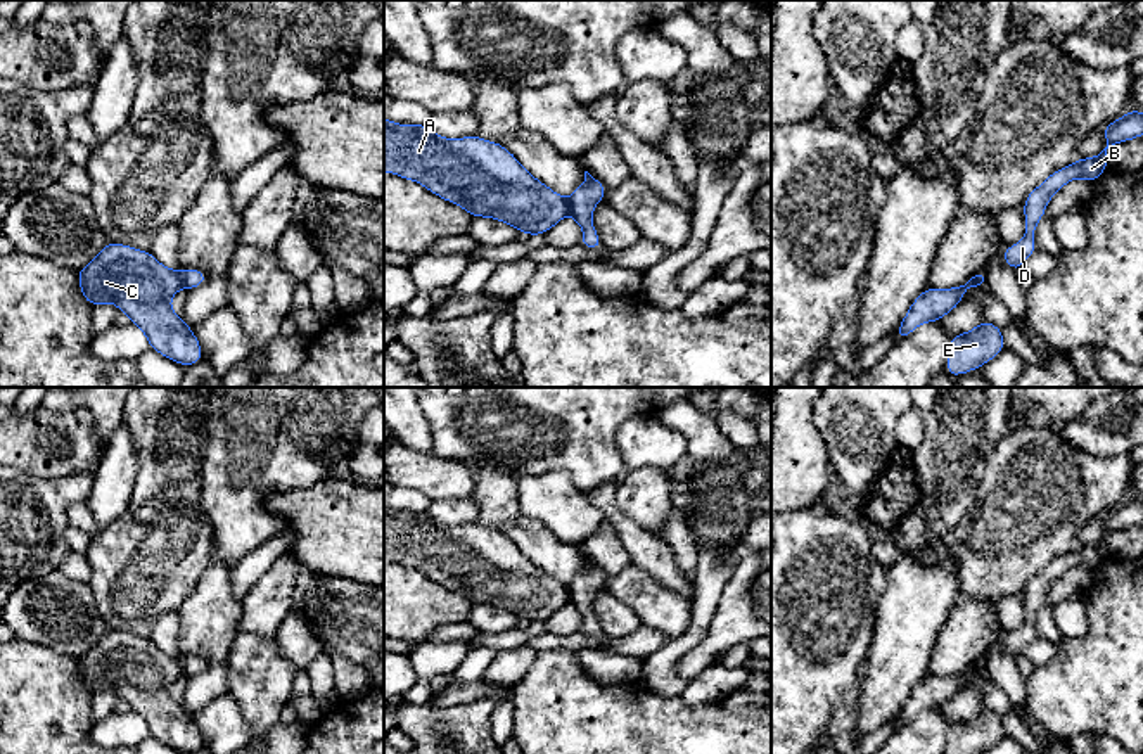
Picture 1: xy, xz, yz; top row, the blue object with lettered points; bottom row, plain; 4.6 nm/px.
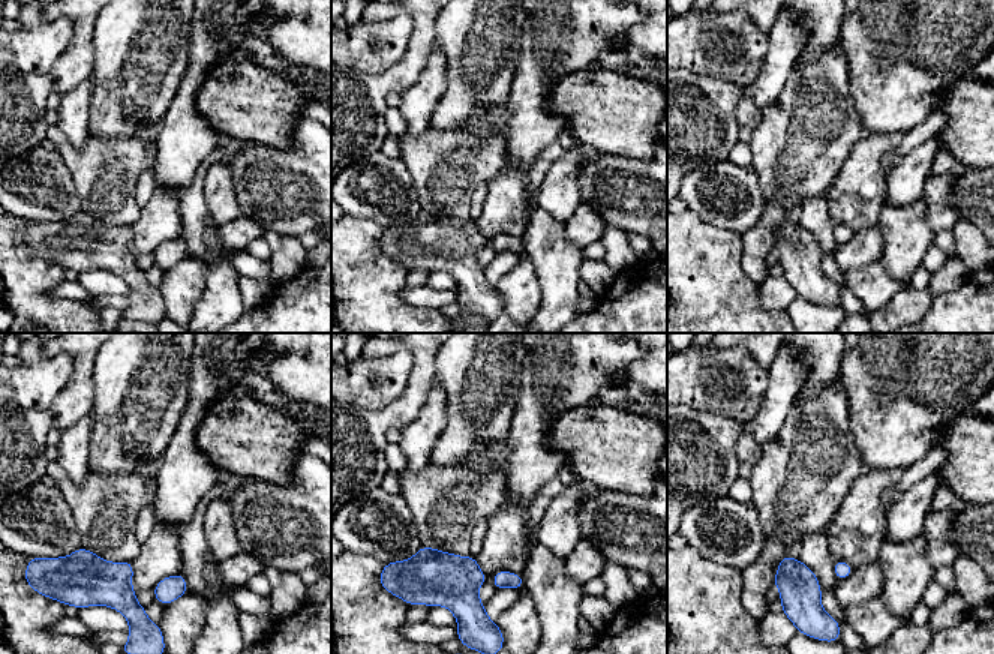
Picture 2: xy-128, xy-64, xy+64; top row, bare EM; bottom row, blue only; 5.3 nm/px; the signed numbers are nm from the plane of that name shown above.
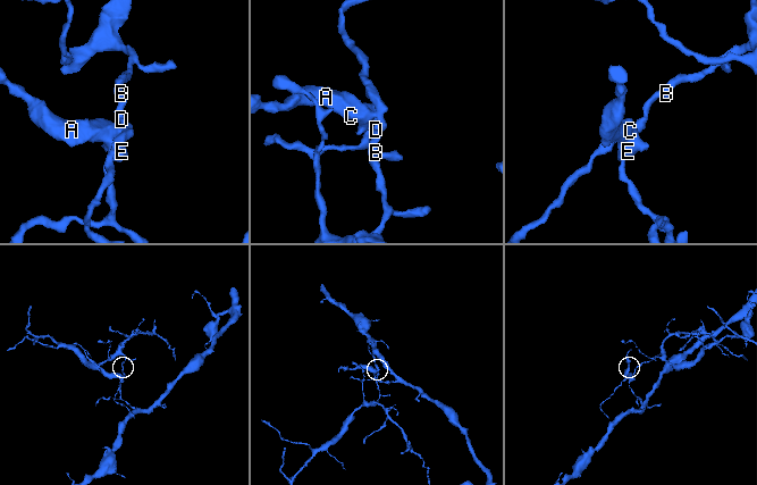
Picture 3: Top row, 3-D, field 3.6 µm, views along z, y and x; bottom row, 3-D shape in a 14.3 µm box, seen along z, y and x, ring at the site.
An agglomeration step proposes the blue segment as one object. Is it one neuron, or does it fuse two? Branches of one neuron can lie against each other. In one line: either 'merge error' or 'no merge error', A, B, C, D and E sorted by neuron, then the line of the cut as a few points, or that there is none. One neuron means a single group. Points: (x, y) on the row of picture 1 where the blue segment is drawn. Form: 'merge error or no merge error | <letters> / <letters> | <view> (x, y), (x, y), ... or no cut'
merge error | A C E / B D | xy (180, 274), (184, 286)

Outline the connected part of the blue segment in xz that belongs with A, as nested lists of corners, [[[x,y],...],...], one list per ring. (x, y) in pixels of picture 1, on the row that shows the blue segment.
[[[384,116],[384,171],[418,182],[472,218],[495,218],[531,237],[543,235],[571,214],[567,199],[536,180],[501,144],[479,135],[443,138],[427,125],[396,125]]]

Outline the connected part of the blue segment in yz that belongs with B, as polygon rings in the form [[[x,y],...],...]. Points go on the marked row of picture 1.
[[[1129,109],[1117,121],[1101,128],[1107,147],[1095,157],[1074,159],[1072,164],[1055,169],[1041,185],[1038,185],[1024,201],[1025,232],[1024,239],[1013,246],[1006,246],[1003,263],[1015,272],[1022,270],[1024,259],[1038,251],[1034,232],[1039,220],[1044,216],[1048,201],[1070,180],[1082,178],[1095,183],[1096,178],[1108,168],[1107,149],[1143,137],[1143,112]]]

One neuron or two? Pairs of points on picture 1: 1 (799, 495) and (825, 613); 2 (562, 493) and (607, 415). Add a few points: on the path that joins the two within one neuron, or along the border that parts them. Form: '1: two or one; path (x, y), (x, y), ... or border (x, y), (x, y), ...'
1: two; border (820, 500), (789, 512)
2: two; border (531, 474), (566, 472), (587, 493)

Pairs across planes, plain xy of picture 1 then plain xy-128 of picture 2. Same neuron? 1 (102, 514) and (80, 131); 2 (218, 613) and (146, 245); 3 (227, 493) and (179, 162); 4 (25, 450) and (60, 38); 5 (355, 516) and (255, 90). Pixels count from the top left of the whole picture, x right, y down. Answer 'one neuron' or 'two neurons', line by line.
1: one neuron
2: one neuron
3: one neuron
4: one neuron
5: one neuron

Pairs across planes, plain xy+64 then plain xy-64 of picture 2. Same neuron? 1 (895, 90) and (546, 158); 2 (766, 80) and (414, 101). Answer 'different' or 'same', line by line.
1: different
2: same

